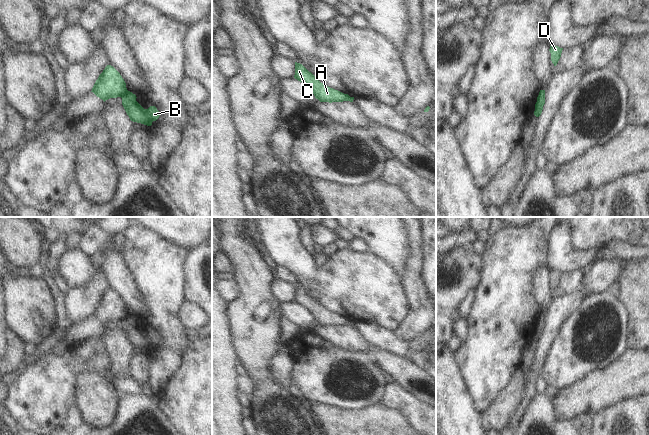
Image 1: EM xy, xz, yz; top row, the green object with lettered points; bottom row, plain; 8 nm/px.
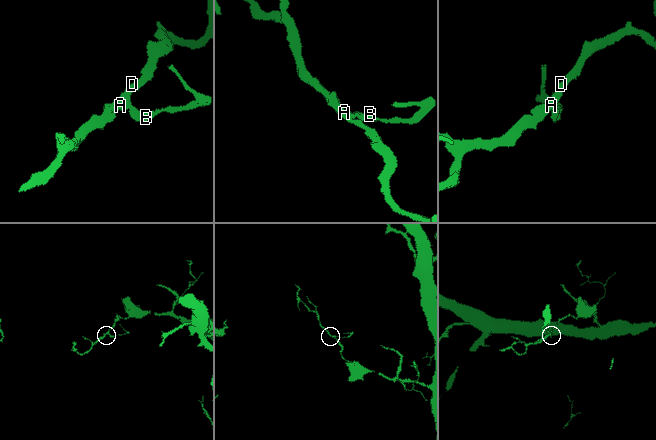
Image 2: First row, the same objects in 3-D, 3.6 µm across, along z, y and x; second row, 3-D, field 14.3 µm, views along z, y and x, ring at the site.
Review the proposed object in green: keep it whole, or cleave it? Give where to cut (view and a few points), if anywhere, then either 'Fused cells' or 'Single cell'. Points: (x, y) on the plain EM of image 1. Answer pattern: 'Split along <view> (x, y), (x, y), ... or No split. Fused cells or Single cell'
Split along xy (127, 314), (121, 321). Fused cells

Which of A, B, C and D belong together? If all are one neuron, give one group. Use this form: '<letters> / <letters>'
A C D / B

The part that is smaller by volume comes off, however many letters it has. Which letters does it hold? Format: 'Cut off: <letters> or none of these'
Cut off: B

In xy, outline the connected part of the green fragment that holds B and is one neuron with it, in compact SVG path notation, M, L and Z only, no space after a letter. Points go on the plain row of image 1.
M128 314L121 322L122 329L130 344L133 346L151 350L152 346L156 345L160 340L160 337L155 330L150 330L148 333L144 333L136 325L136 319Z

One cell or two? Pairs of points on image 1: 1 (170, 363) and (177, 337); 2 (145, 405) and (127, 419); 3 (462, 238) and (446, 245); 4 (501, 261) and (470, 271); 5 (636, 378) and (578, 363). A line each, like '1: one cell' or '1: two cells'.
1: two cells
2: one cell
3: one cell
4: two cells
5: two cells

